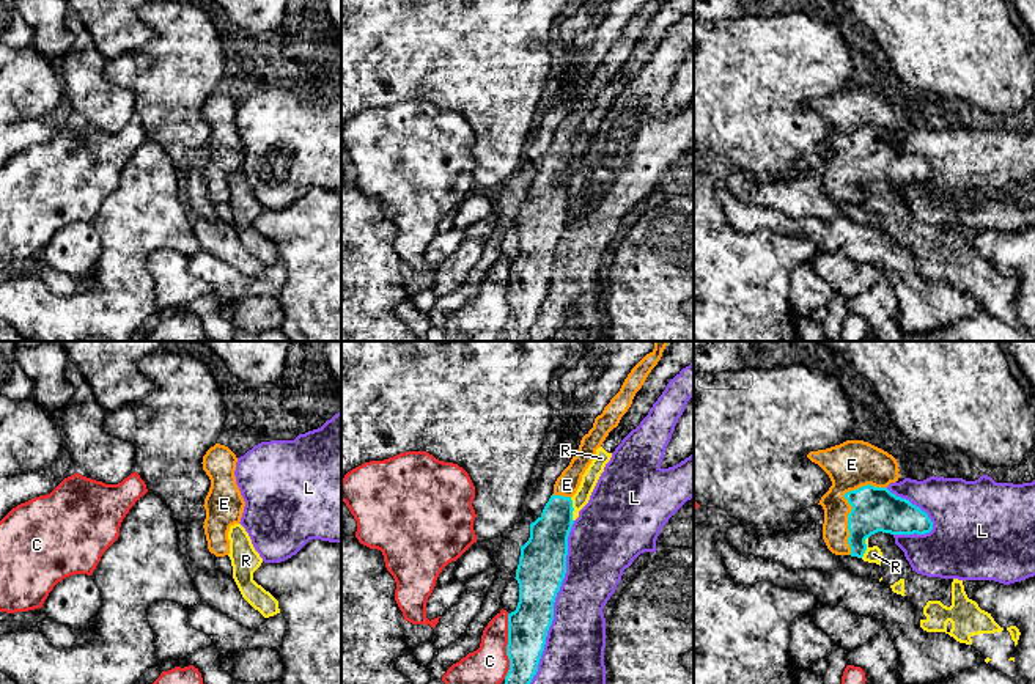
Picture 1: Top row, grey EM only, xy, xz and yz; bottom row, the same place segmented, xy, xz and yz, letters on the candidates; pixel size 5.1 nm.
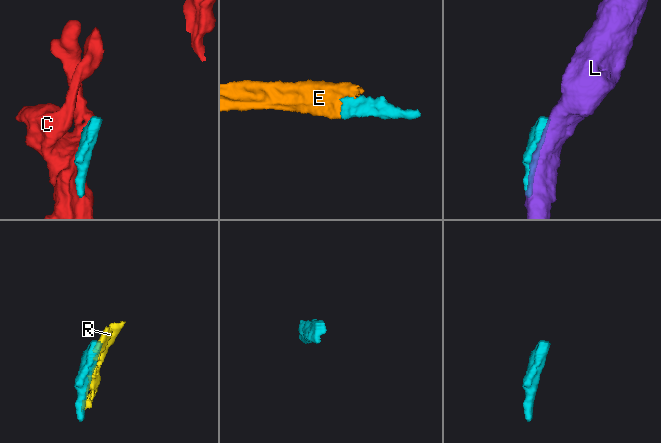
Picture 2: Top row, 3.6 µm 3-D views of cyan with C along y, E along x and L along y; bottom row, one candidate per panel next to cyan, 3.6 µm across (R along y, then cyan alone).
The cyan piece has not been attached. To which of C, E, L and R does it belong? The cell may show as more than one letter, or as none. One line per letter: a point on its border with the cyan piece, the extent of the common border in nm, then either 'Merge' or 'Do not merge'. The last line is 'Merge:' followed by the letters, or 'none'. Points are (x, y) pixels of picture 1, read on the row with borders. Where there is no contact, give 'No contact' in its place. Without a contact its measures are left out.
C: Touches cyan at xz (507, 647). Shared border 340 nm. Do not merge
E: Touches cyan at yz (848, 502). Shared border 400 nm. Merge
L: Touches cyan at xz (554, 601). Shared border 850 nm. Do not merge
R: Touches cyan at xz (573, 510). Shared border 130 nm. Do not merge
Merge: E

